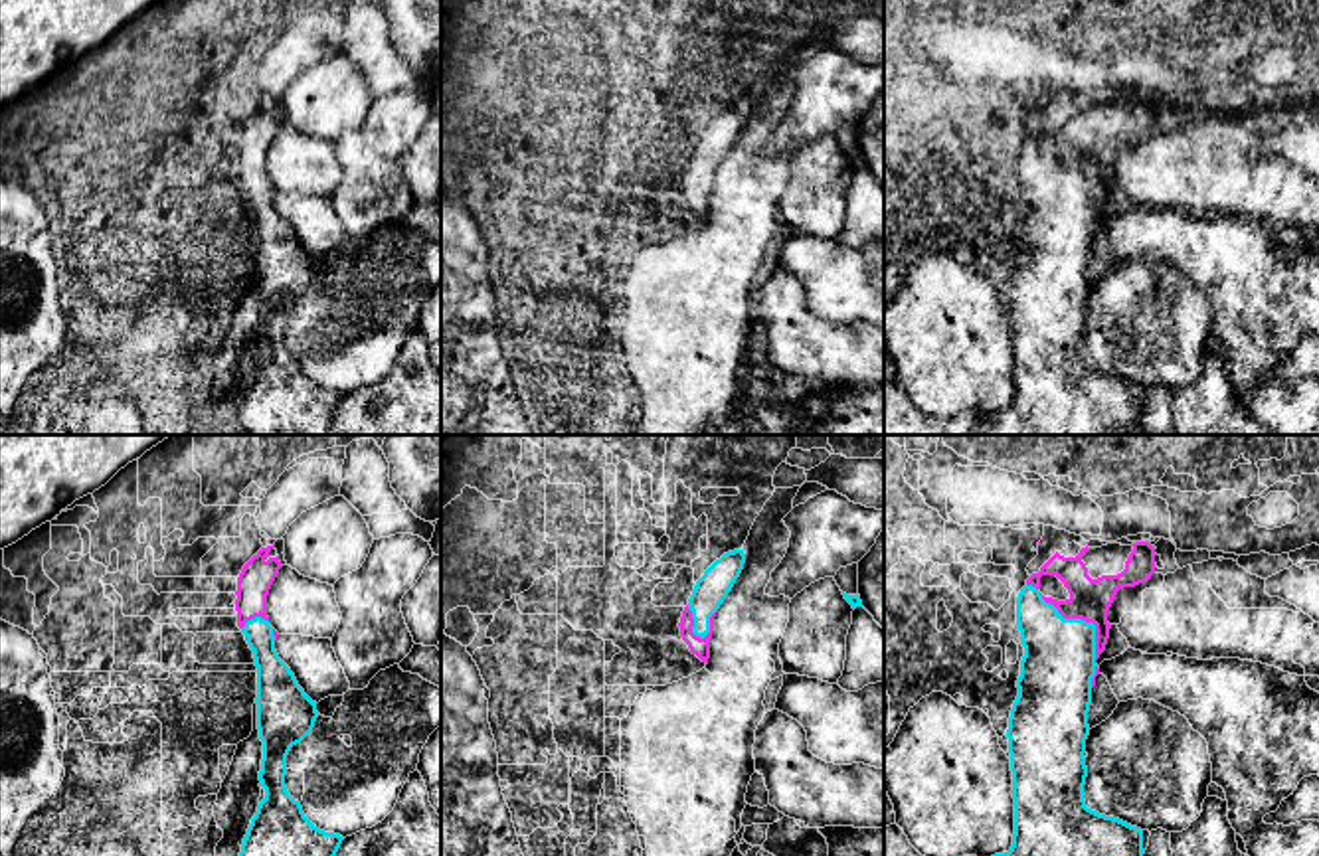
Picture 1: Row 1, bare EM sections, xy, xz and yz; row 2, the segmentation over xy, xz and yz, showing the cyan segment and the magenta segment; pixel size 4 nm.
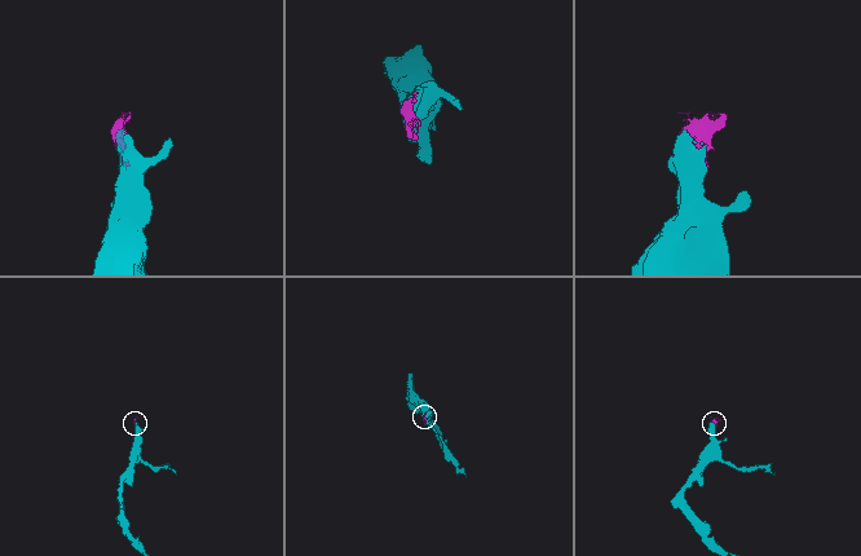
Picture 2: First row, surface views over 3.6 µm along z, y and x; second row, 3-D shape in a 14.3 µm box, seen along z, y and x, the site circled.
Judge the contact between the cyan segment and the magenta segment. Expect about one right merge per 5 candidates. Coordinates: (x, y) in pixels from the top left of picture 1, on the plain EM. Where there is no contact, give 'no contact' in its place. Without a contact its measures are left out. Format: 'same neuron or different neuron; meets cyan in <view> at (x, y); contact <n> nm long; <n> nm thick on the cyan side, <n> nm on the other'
same neuron; meets cyan in yz at (1084, 178); contact 360 nm long; 300 nm thick on the cyan side, 170 nm on the other

